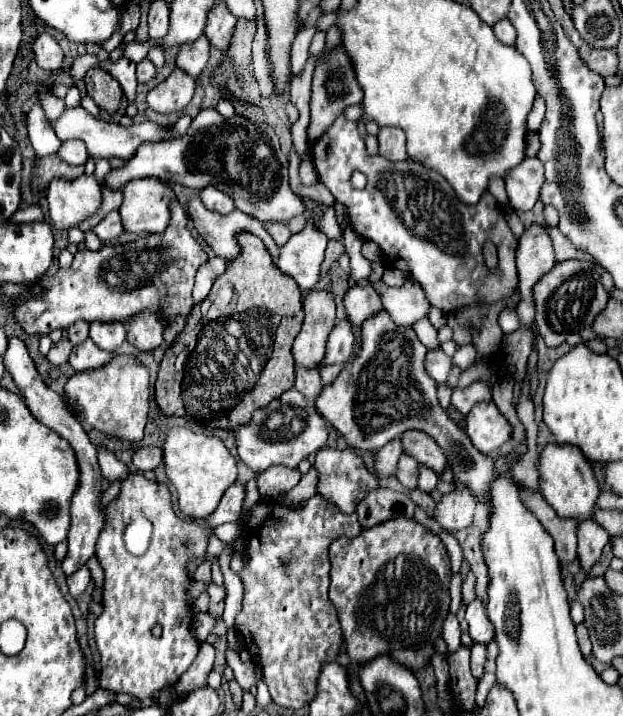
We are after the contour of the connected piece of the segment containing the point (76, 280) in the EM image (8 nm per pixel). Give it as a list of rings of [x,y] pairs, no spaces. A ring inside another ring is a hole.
[[[178,198],[170,202],[170,214],[170,224],[160,234],[148,234],[130,244],[78,250],[70,268],[60,268],[54,274],[42,276],[42,280],[38,280],[42,294],[14,304],[12,314],[22,330],[26,334],[44,336],[56,328],[66,330],[76,320],[126,322],[142,310],[152,310],[166,322],[174,320],[176,314],[188,316],[194,306],[194,276],[208,256],[188,232],[188,214]]]

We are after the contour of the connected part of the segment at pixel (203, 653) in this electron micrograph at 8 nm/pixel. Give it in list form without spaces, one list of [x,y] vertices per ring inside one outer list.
[[[204,642],[200,646],[200,652],[198,652],[194,664],[190,664],[188,672],[178,678],[176,692],[180,696],[184,696],[184,694],[188,694],[188,692],[192,692],[196,688],[206,686],[206,678],[208,678],[208,672],[212,670],[212,662],[214,662],[214,646]]]

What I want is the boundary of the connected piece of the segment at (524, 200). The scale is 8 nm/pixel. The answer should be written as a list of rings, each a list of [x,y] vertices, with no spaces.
[[[524,158],[522,164],[510,168],[504,176],[508,192],[508,208],[532,210],[544,184],[544,166],[538,158]]]

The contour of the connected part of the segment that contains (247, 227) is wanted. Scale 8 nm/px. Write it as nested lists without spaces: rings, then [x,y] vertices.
[[[198,196],[188,200],[188,214],[196,226],[196,232],[212,246],[216,256],[220,256],[224,260],[234,260],[240,254],[240,248],[236,242],[236,232],[240,232],[240,230],[252,232],[258,238],[262,238],[262,242],[266,244],[272,258],[278,258],[280,248],[276,246],[276,242],[272,240],[272,236],[268,234],[264,224],[254,220],[252,216],[246,216],[246,214],[242,216],[242,212],[238,212],[238,210],[230,212],[228,216],[210,212]]]

